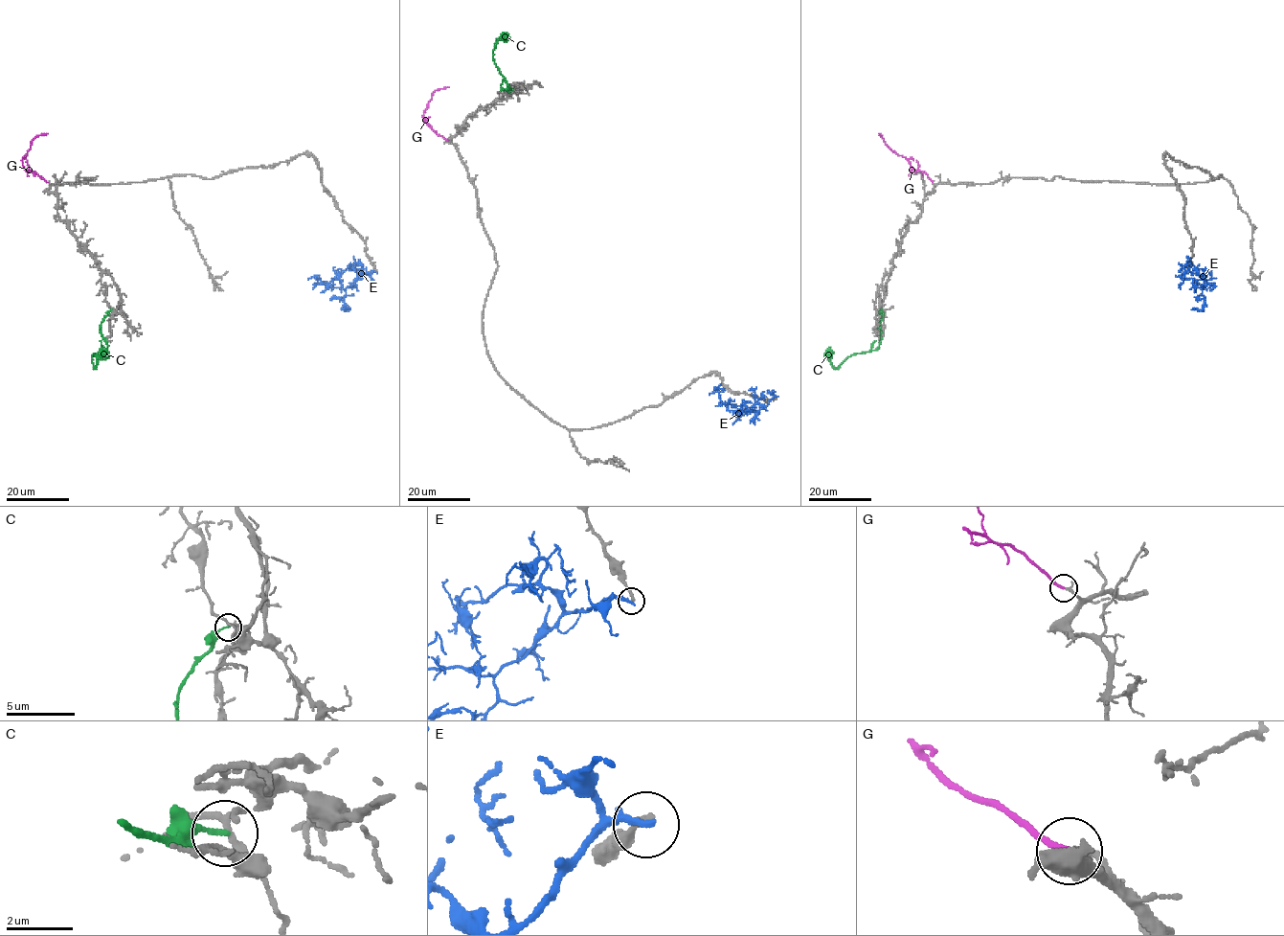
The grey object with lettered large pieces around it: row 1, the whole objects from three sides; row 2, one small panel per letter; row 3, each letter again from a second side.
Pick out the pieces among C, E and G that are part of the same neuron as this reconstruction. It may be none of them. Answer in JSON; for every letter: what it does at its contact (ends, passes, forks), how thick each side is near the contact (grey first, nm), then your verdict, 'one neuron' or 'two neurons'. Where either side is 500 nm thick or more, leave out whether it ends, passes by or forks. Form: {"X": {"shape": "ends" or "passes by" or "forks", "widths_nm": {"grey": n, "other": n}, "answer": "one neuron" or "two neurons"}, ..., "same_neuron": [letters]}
{"C": {"shape": "ends", "widths_nm": {"grey": 200, "other": 140}, "answer": "two neurons"}, "E": {"shape": "ends", "widths_nm": {"grey": 200, "other": 240}, "answer": "two neurons"}, "G": {"shape": "ends", "widths_nm": {"grey": 200, "other": 180}, "answer": "one neuron"}, "same_neuron": ["G"]}

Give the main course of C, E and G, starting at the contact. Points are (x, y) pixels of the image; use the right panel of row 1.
C: (882, 309), (880, 343), (875, 350), (848, 355), (835, 368), (827, 348)
E: (1188, 272), (1198, 273), (1204, 282), (1202, 288), (1191, 278), (1184, 278), (1180, 288)
G: (932, 182), (925, 172), (913, 170), (907, 159), (892, 151), (878, 134)

